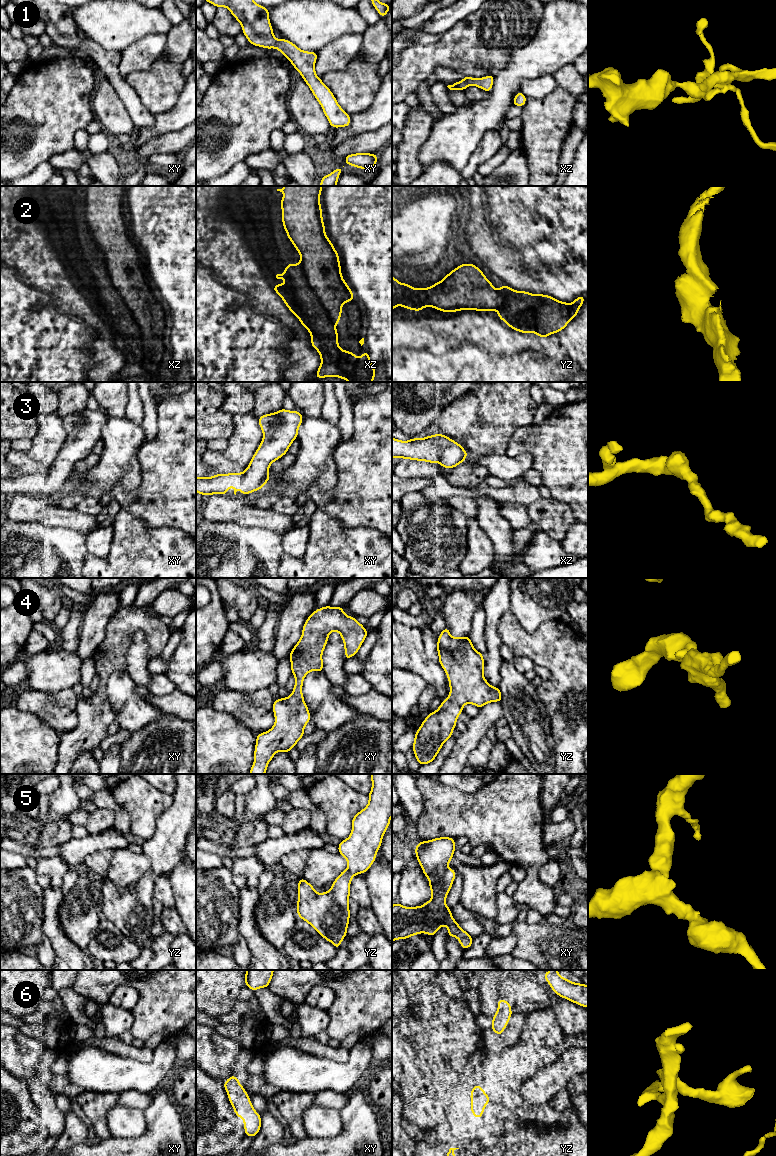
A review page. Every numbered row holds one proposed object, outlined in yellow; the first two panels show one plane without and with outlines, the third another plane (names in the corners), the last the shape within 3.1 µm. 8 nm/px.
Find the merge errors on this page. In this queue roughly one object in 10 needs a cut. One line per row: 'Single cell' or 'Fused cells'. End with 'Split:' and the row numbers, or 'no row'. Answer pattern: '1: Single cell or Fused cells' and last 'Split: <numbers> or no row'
1: Single cell
2: Single cell
3: Single cell
4: Single cell
5: Single cell
6: Single cell
Split: no row

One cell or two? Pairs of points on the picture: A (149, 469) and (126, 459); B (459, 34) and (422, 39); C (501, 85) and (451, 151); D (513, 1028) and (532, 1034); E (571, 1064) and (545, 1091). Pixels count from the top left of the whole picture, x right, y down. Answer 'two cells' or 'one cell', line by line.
A: two cells
B: two cells
C: one cell
D: two cells
E: one cell

